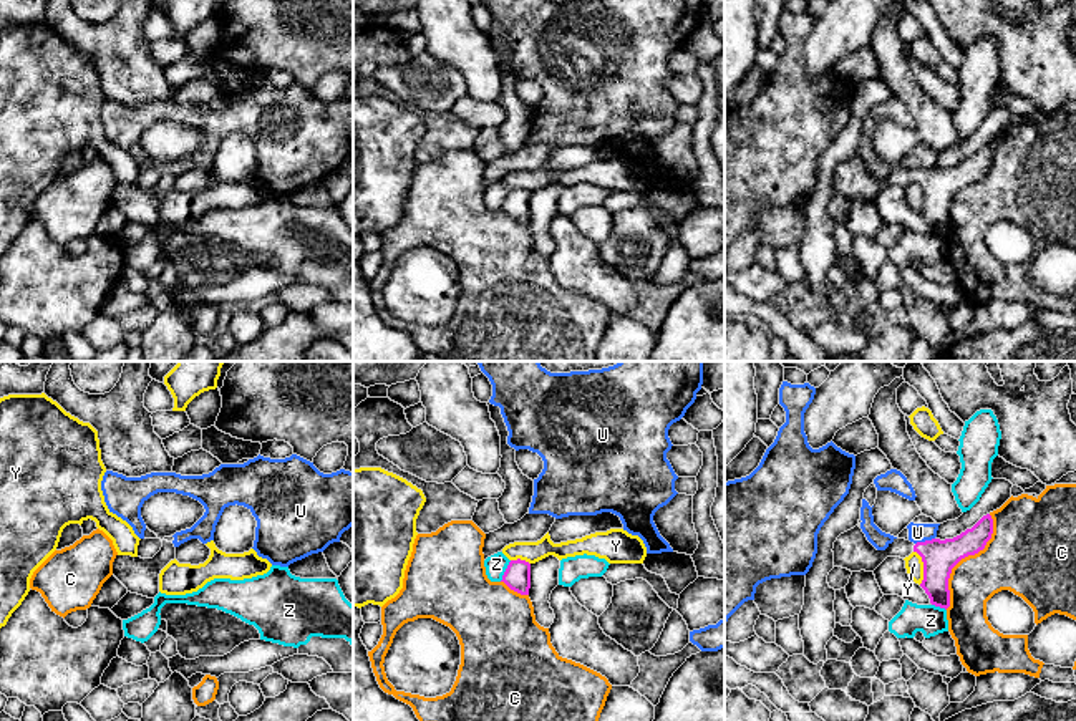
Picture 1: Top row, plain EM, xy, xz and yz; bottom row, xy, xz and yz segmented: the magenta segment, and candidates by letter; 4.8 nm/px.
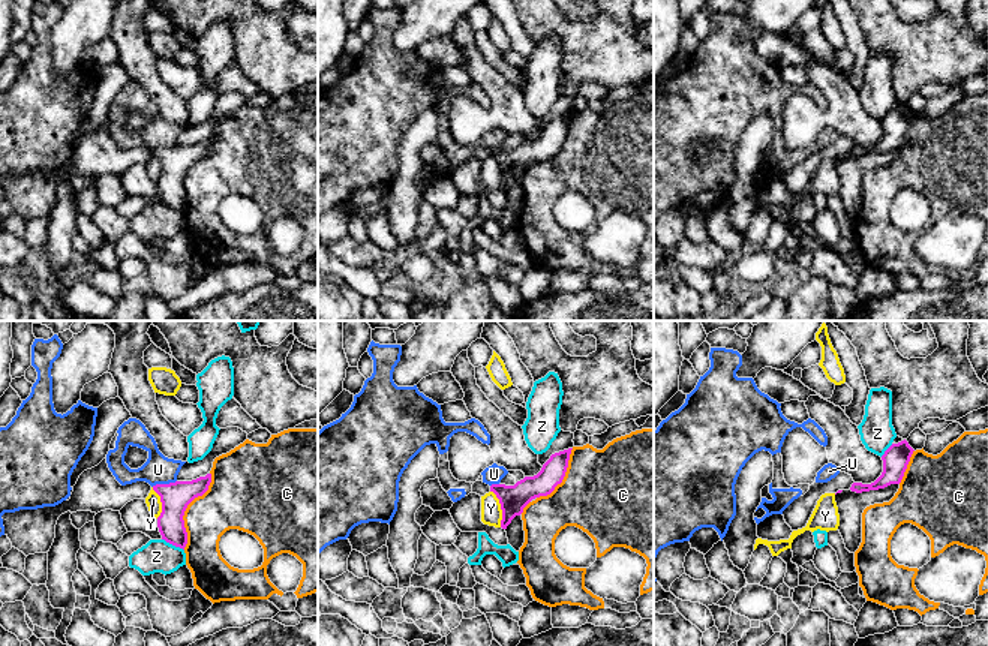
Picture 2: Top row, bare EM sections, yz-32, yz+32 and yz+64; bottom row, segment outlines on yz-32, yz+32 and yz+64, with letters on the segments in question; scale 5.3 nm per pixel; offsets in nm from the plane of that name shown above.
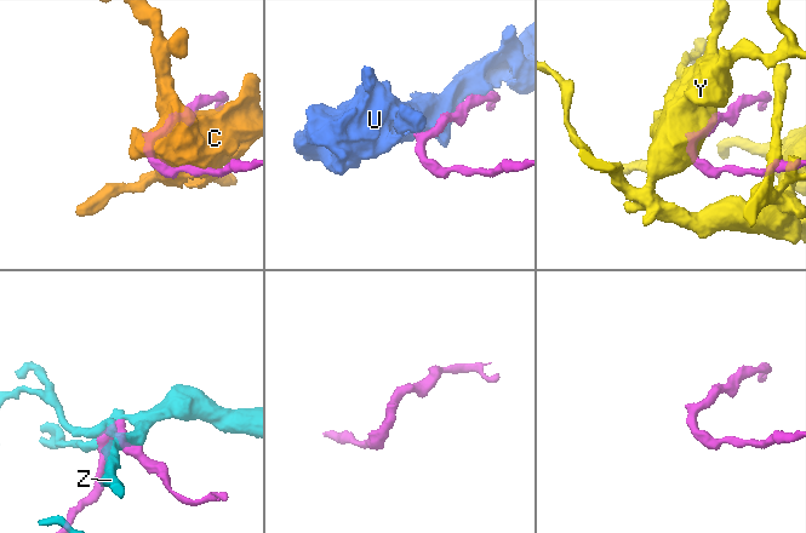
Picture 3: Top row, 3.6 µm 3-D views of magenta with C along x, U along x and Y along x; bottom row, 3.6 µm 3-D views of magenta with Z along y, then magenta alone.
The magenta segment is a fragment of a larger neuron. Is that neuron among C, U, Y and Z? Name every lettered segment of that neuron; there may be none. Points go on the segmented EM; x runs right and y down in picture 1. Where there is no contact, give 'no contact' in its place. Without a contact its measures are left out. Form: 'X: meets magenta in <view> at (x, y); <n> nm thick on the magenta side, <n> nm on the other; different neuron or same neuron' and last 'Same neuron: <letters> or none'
C: meets magenta in yz at (964, 557); 170 nm thick on the magenta side, 320 nm on the other; different neuron
U: meets magenta in yz at (924, 542); 170 nm thick on the magenta side, 100 nm on the other; different neuron
Y: meets magenta in yz at (924, 567); 170 nm thick on the magenta side, 90 nm on the other; different neuron
Z: meets magenta in xz at (506, 570); 130 nm thick on the magenta side, 100 nm on the other; different neuron
Same neuron: none

